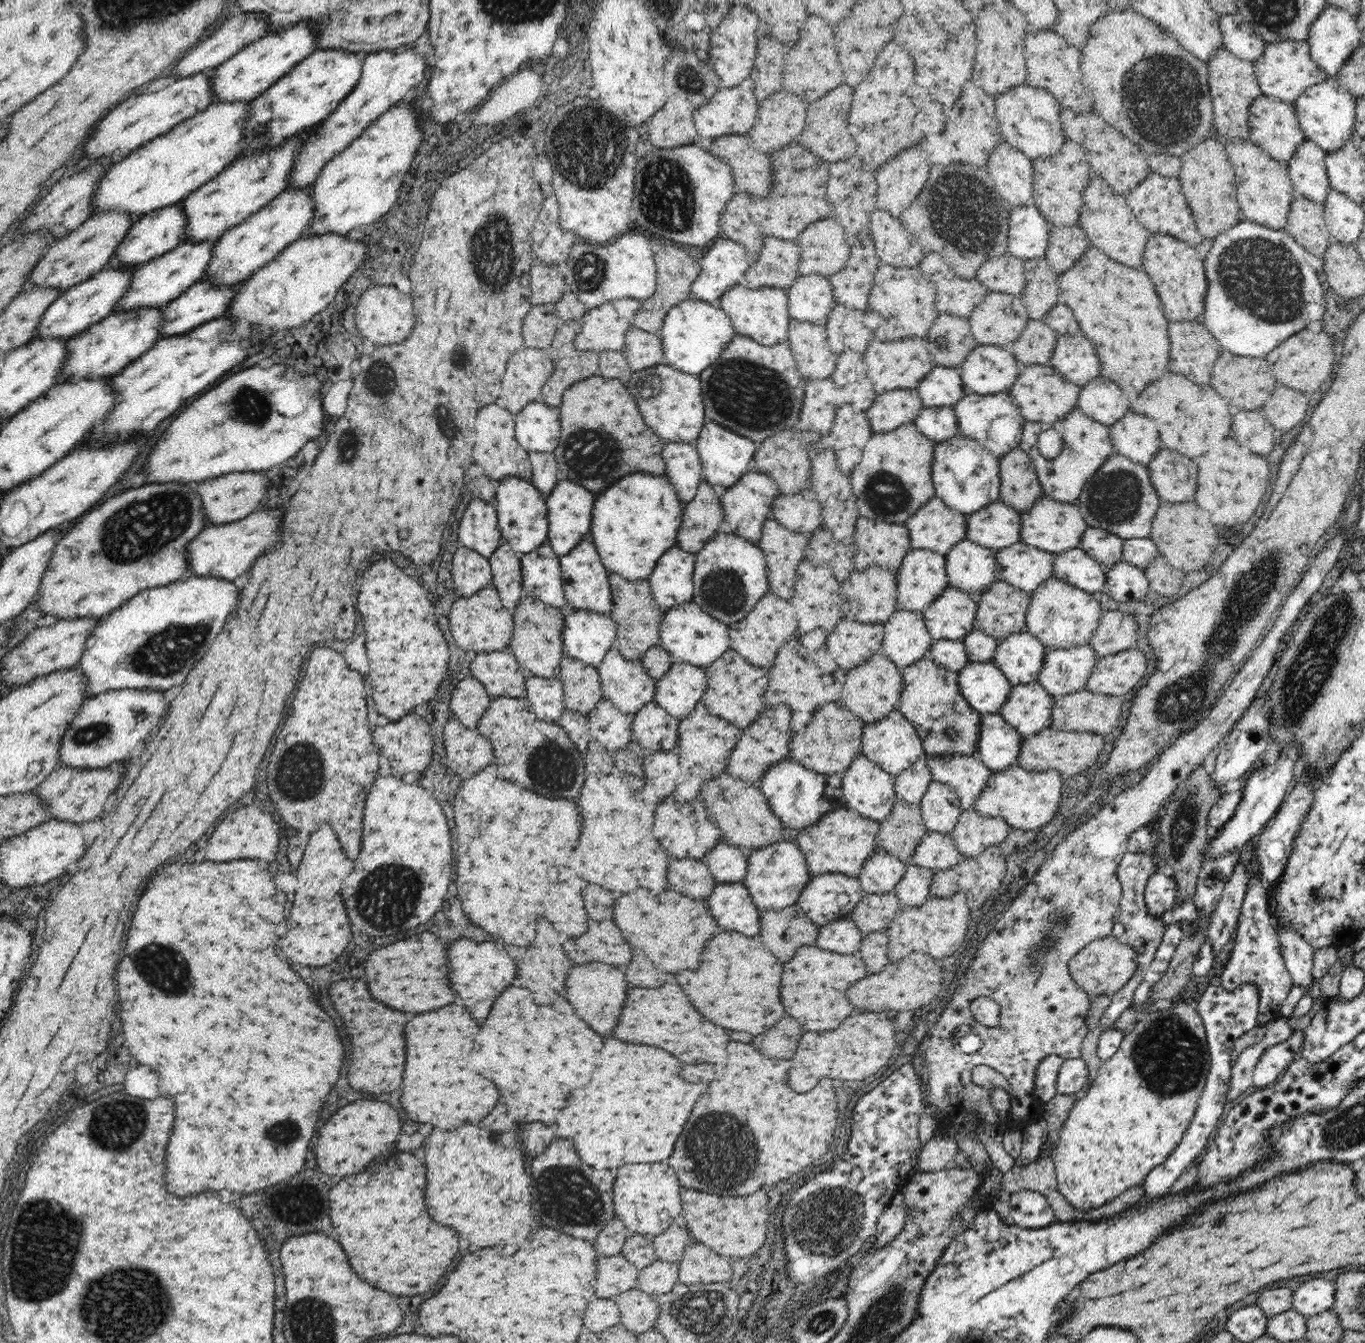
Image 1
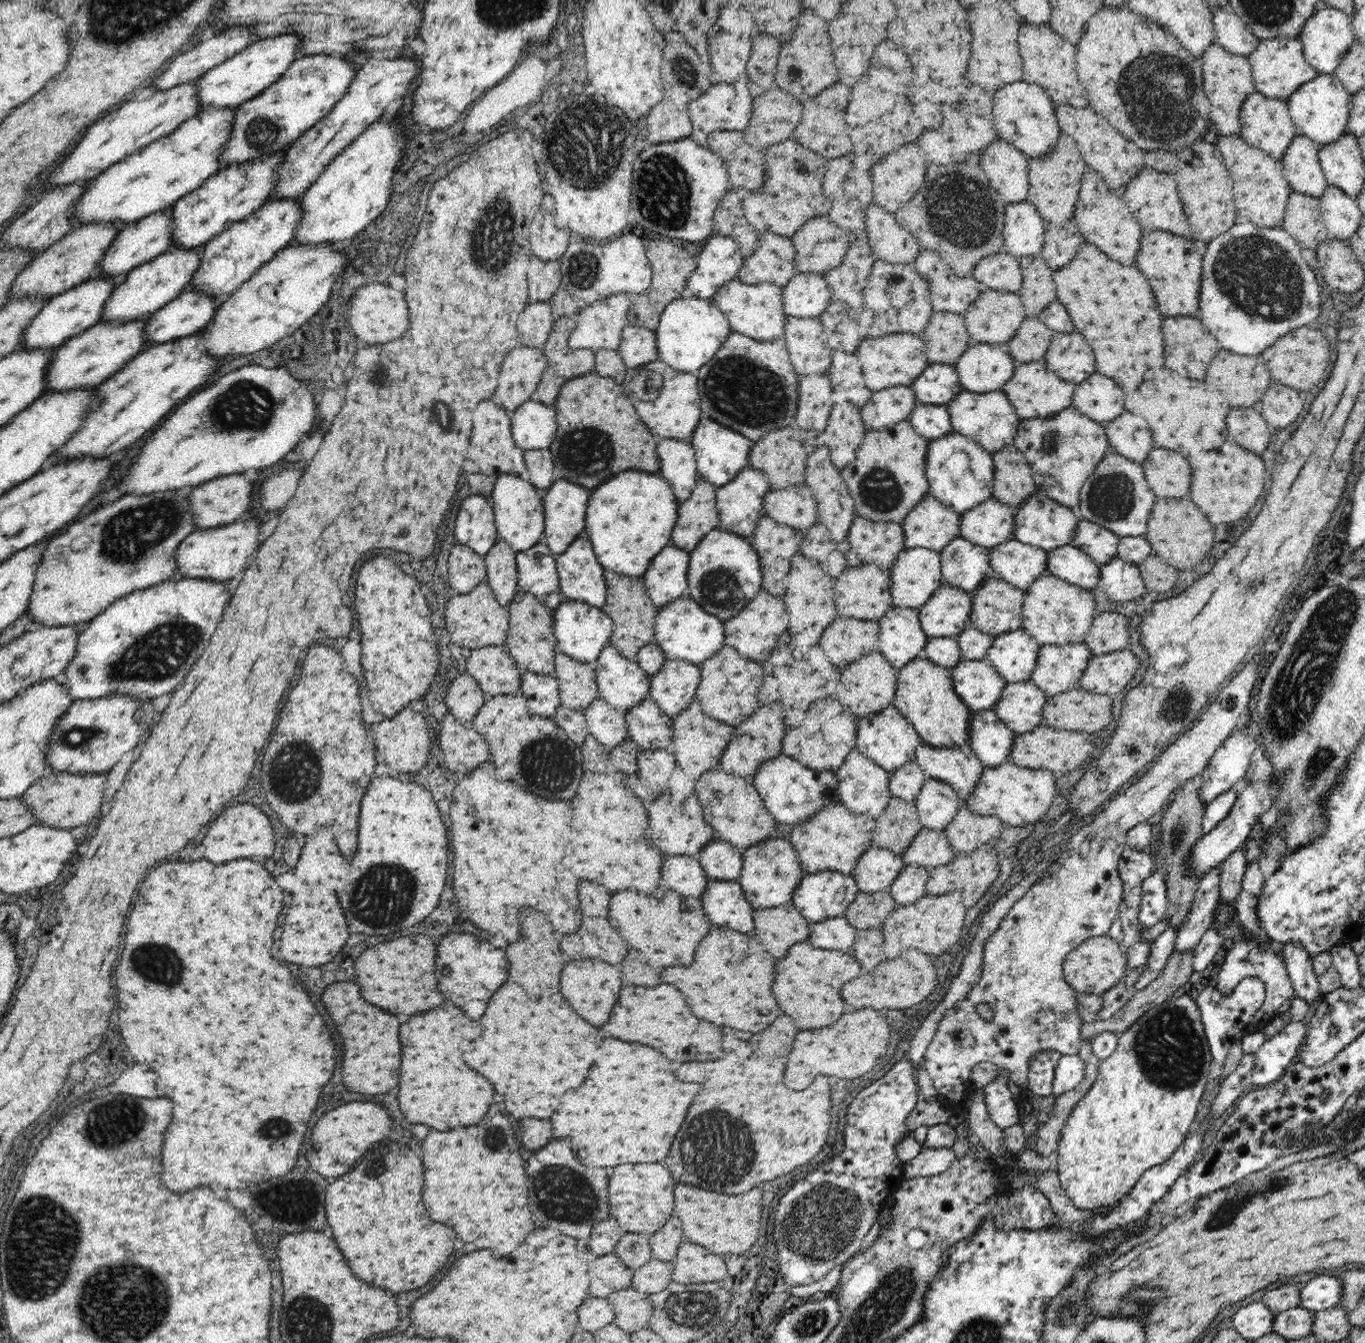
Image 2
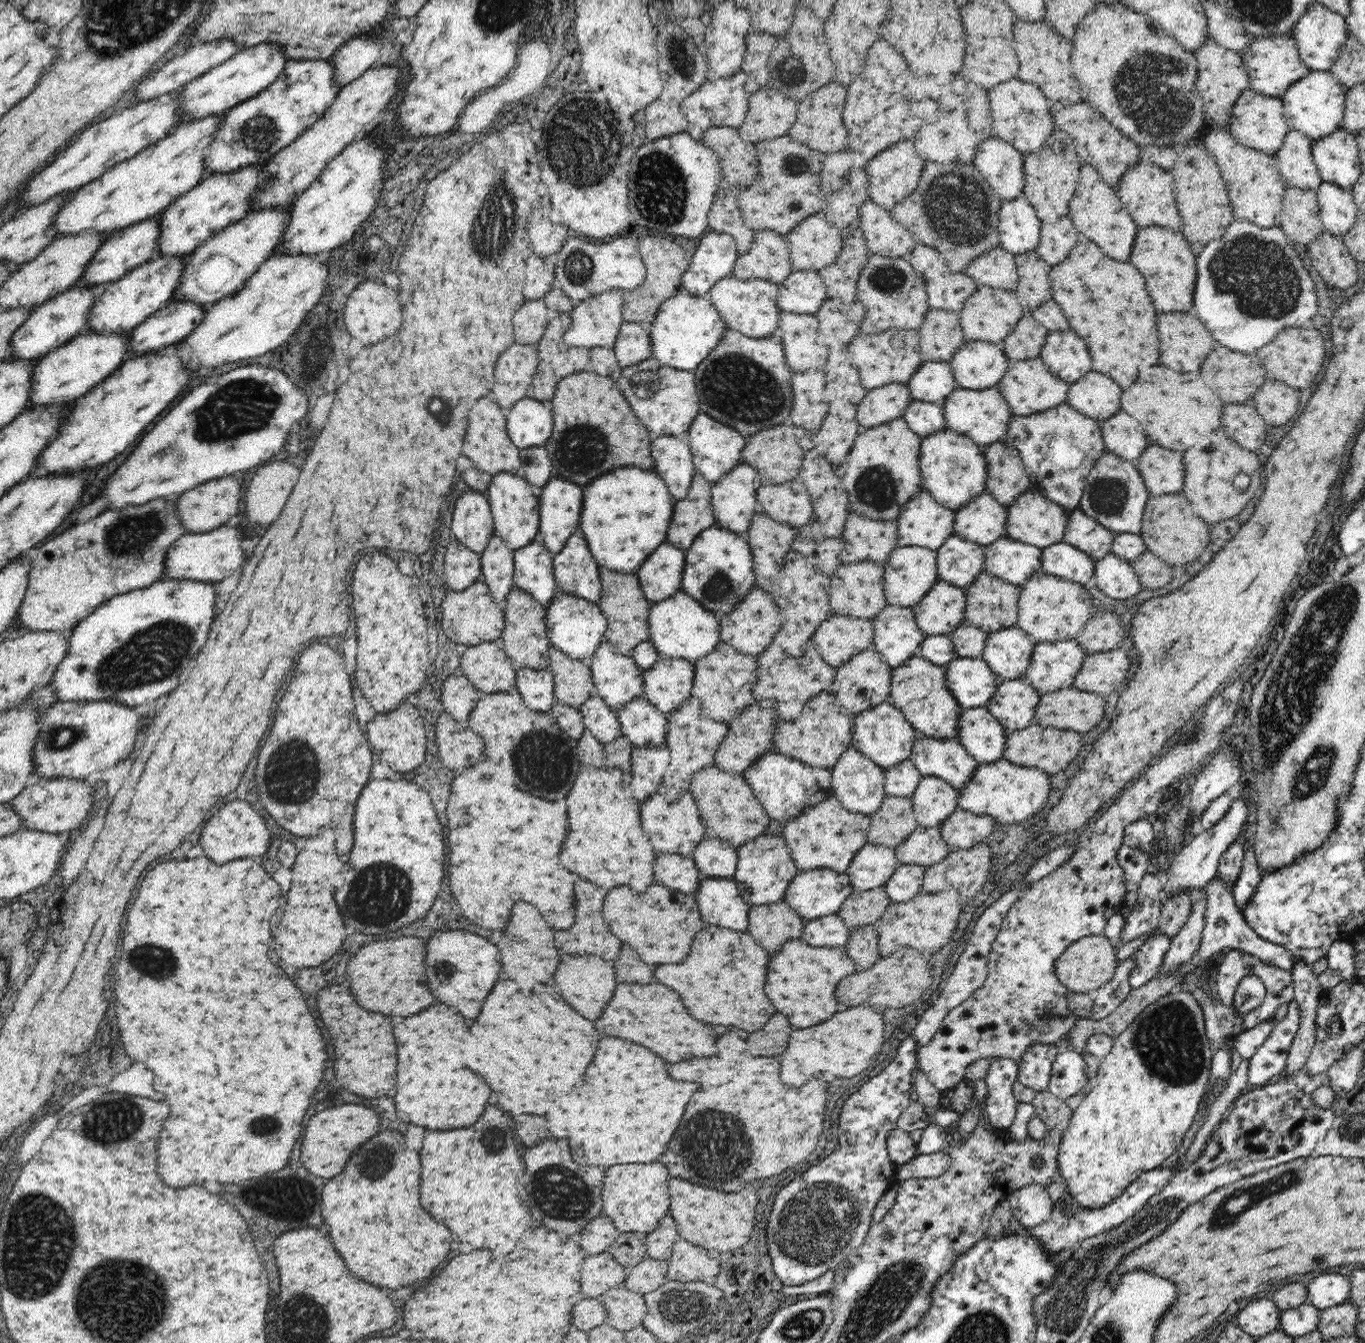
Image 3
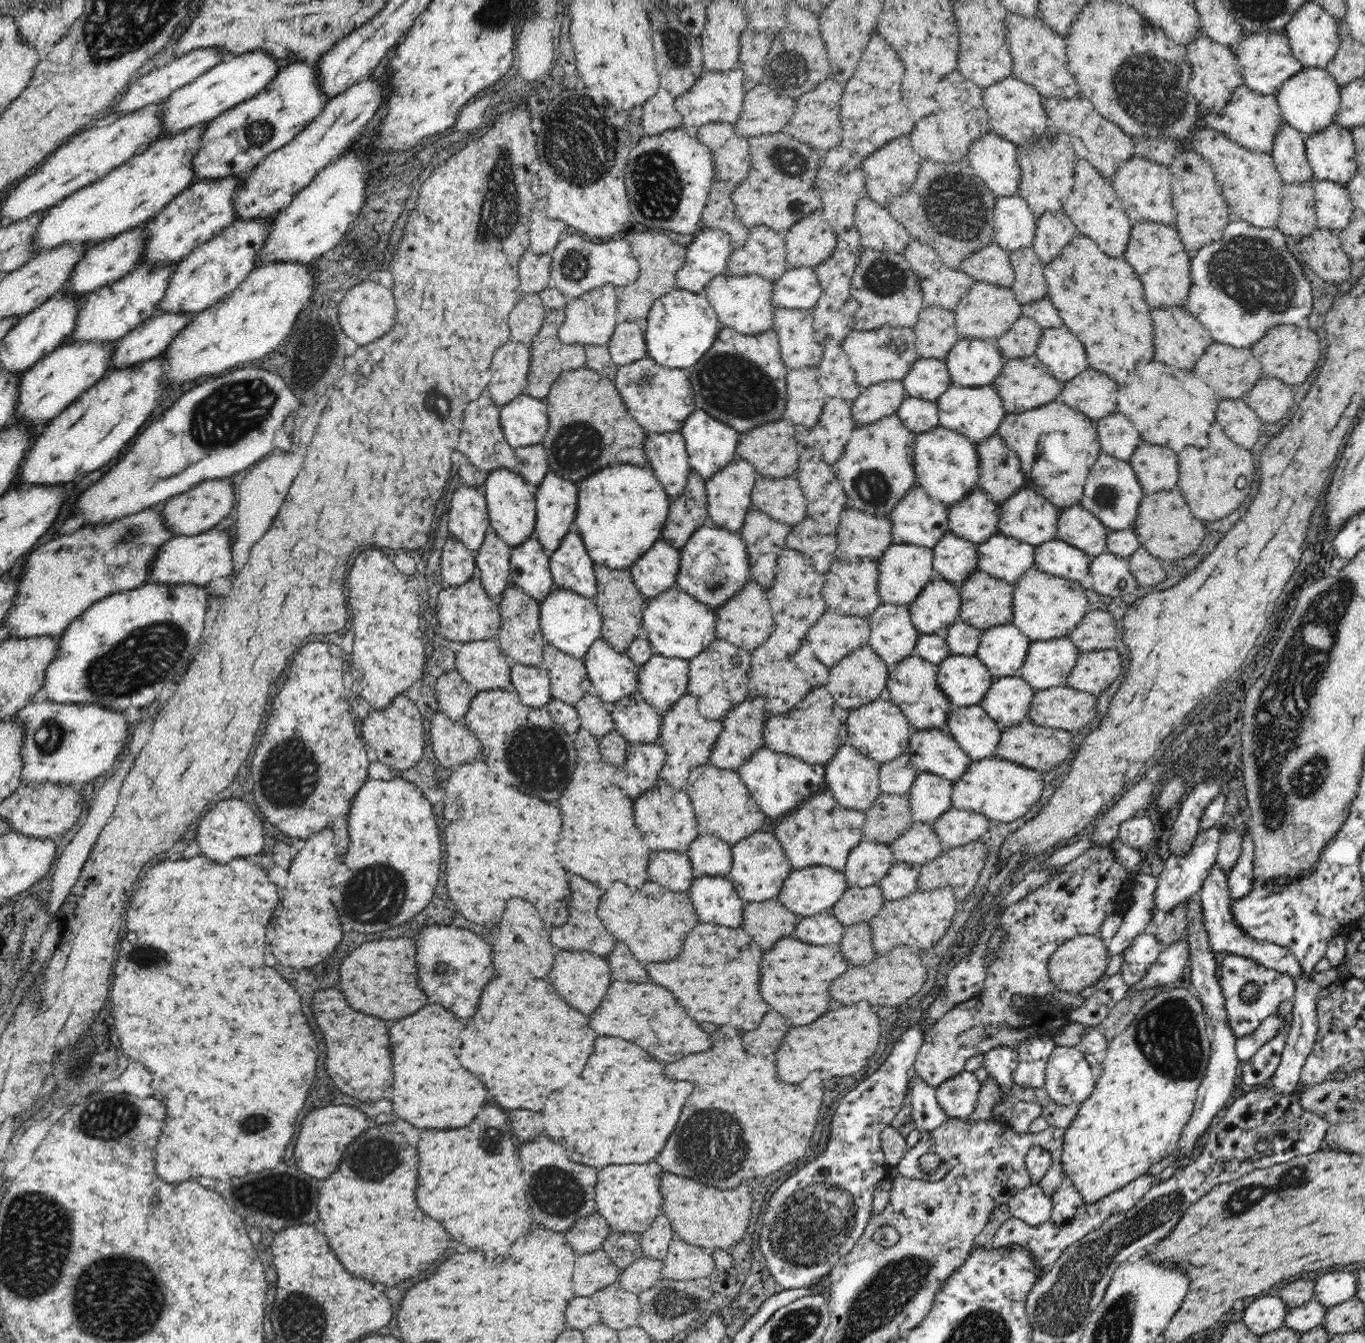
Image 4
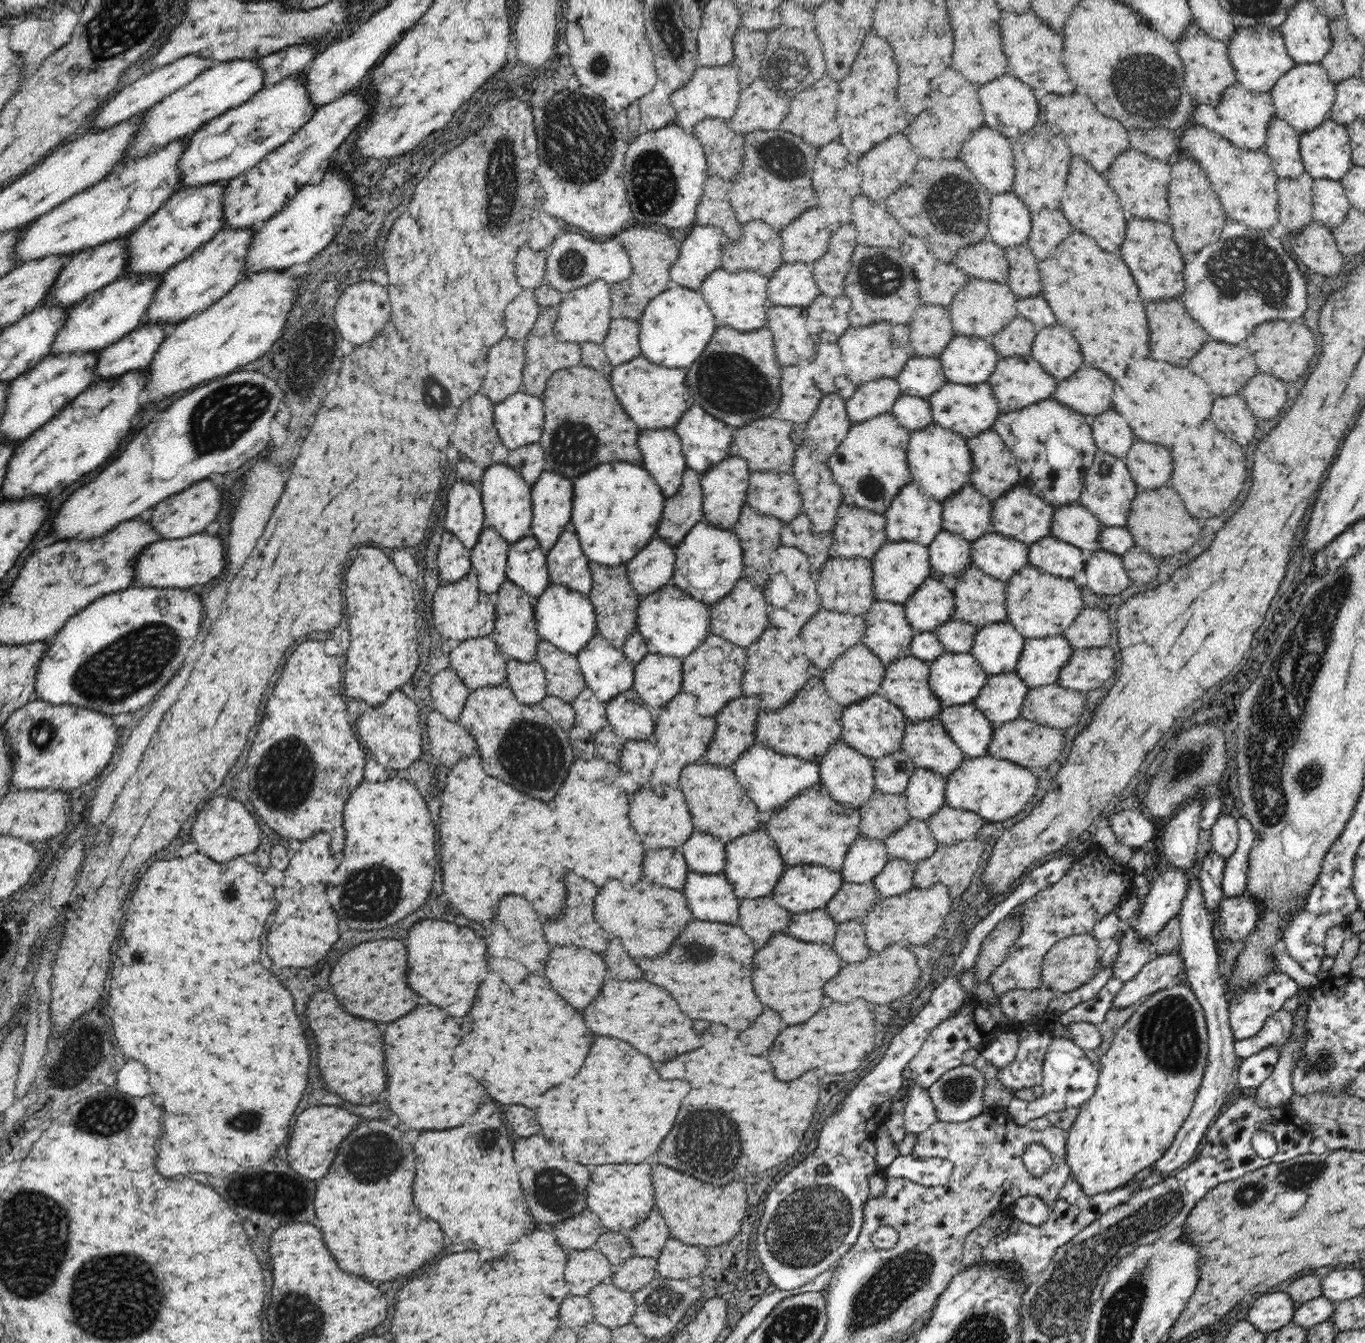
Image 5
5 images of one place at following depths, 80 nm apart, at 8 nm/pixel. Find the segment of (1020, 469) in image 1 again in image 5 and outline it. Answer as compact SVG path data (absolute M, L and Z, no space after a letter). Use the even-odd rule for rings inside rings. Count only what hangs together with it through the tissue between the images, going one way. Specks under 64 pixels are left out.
M993 428L966 439L973 460L969 482L976 490L995 501L1019 486L1021 476L1016 458Z

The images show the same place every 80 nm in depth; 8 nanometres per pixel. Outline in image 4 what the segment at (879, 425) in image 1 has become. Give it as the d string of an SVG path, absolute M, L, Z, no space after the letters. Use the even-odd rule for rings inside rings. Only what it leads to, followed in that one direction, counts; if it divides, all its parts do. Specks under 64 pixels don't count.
M888 380L863 388L851 406L854 421L858 426L864 426L896 416L905 398L903 381Z

